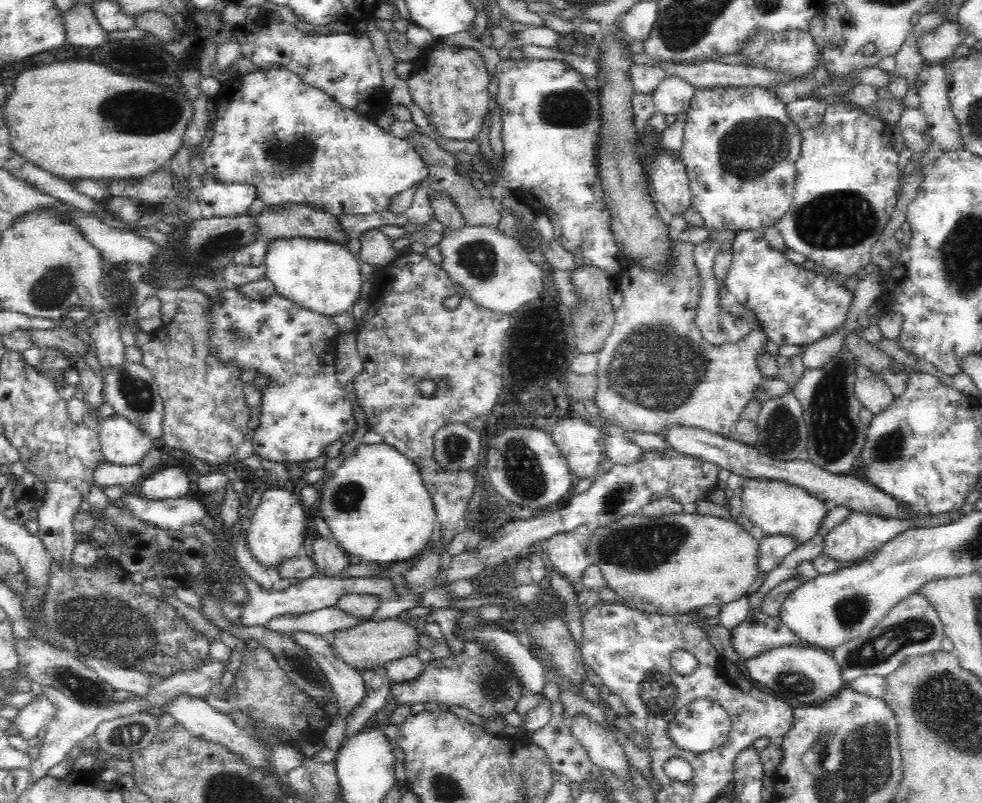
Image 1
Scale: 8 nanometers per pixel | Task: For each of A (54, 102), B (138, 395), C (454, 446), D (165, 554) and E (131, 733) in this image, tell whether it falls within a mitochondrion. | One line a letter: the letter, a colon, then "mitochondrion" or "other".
A: other
B: mitochondrion
C: mitochondrion
D: mitochondrion
E: mitochondrion

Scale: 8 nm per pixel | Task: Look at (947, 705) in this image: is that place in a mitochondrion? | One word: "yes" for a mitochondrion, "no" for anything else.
yes

